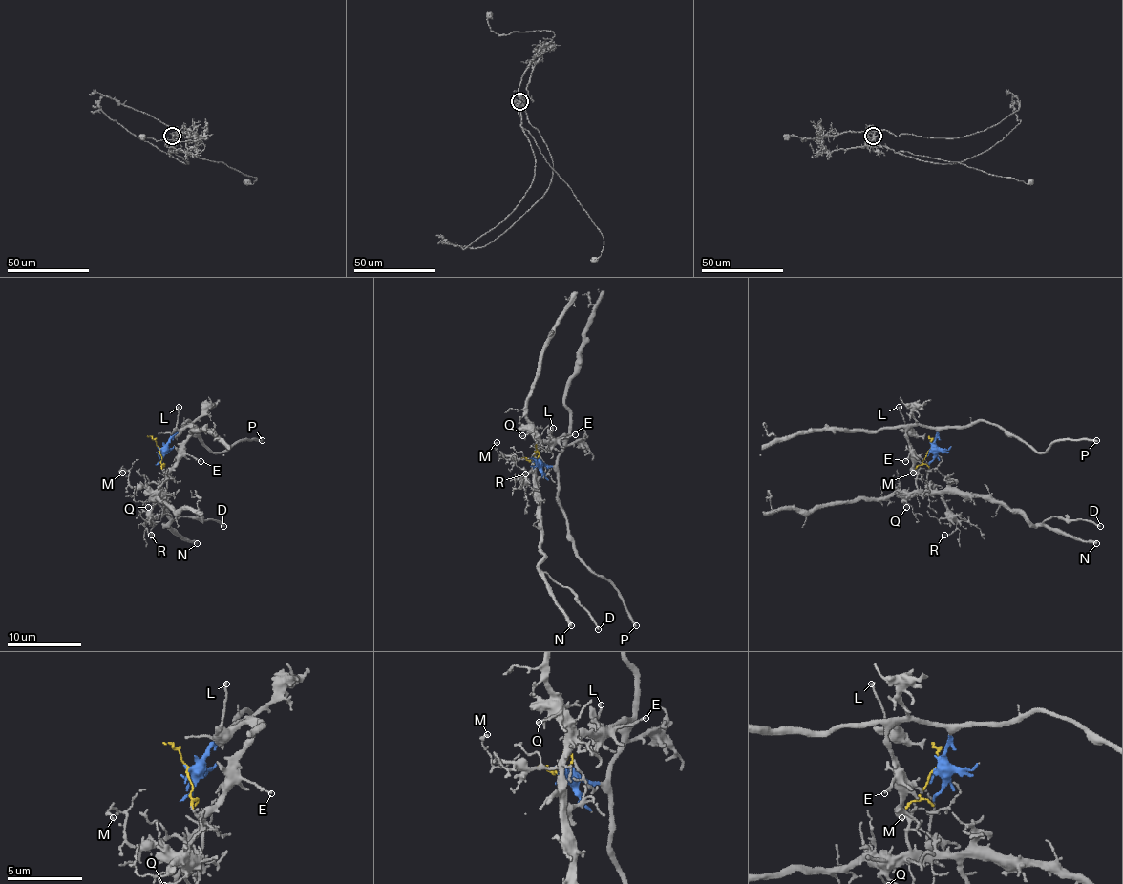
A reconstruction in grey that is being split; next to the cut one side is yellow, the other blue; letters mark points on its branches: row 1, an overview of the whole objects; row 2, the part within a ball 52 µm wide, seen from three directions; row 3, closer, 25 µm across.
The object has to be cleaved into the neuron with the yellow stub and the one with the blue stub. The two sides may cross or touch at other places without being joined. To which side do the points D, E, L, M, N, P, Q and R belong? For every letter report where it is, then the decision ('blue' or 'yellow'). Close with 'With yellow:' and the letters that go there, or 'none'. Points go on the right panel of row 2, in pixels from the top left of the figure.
D: at (1100, 526); yellow
E: at (905, 461); blue
L: at (899, 407); blue
M: at (913, 473); yellow
N: at (1096, 543); yellow
P: at (1096, 440); blue
Q: at (906, 507); yellow
R: at (944, 535); yellow
With yellow: D, M, N, Q, R

